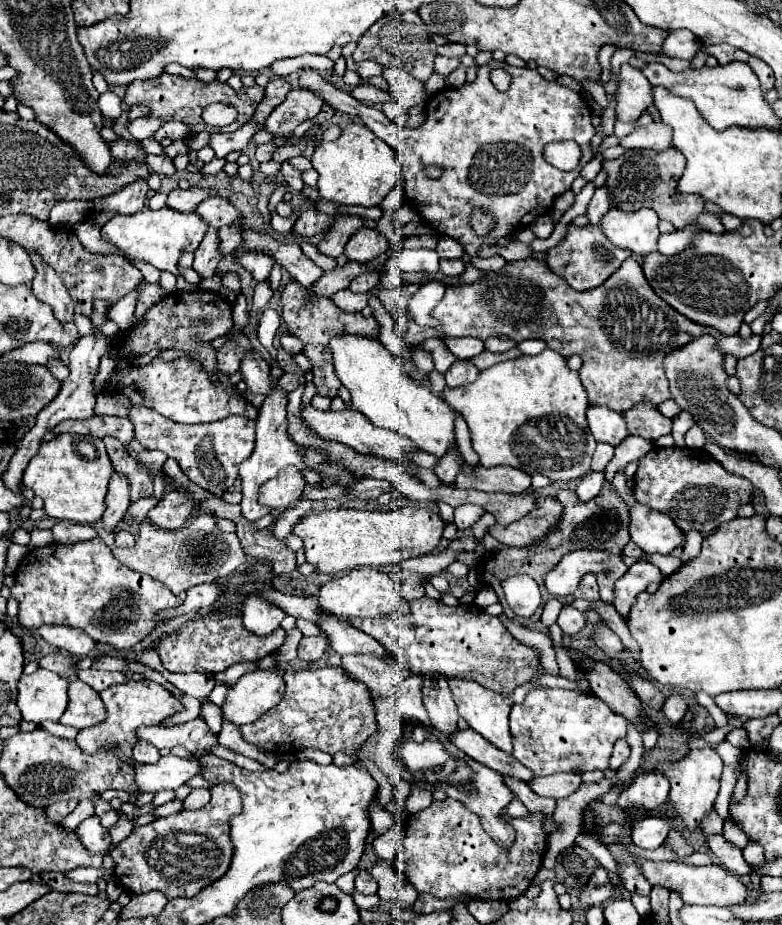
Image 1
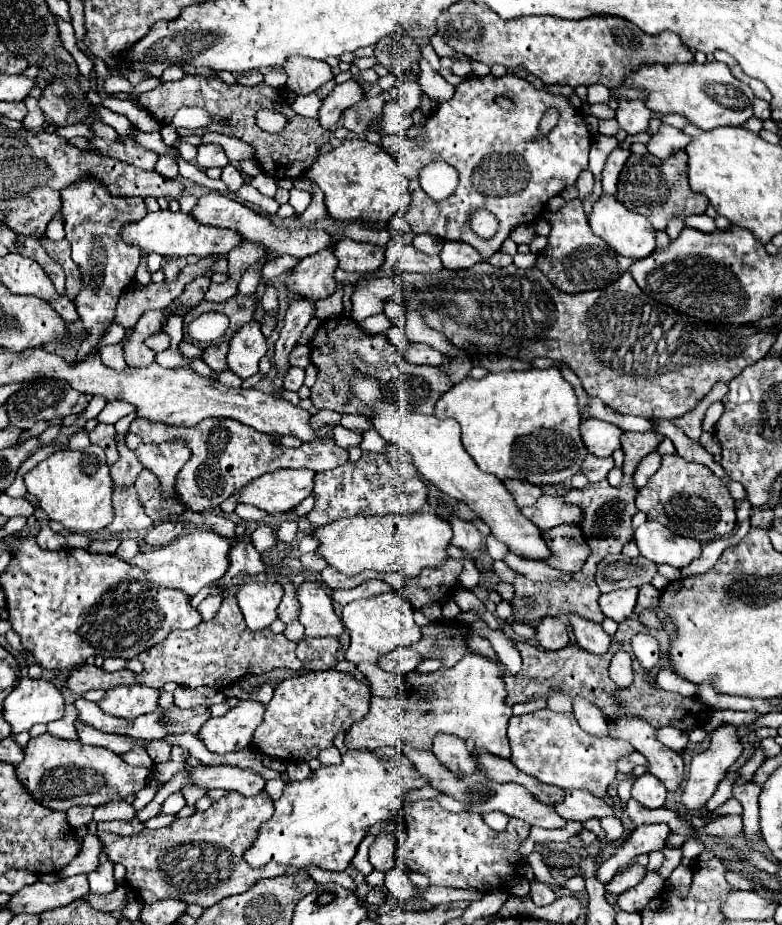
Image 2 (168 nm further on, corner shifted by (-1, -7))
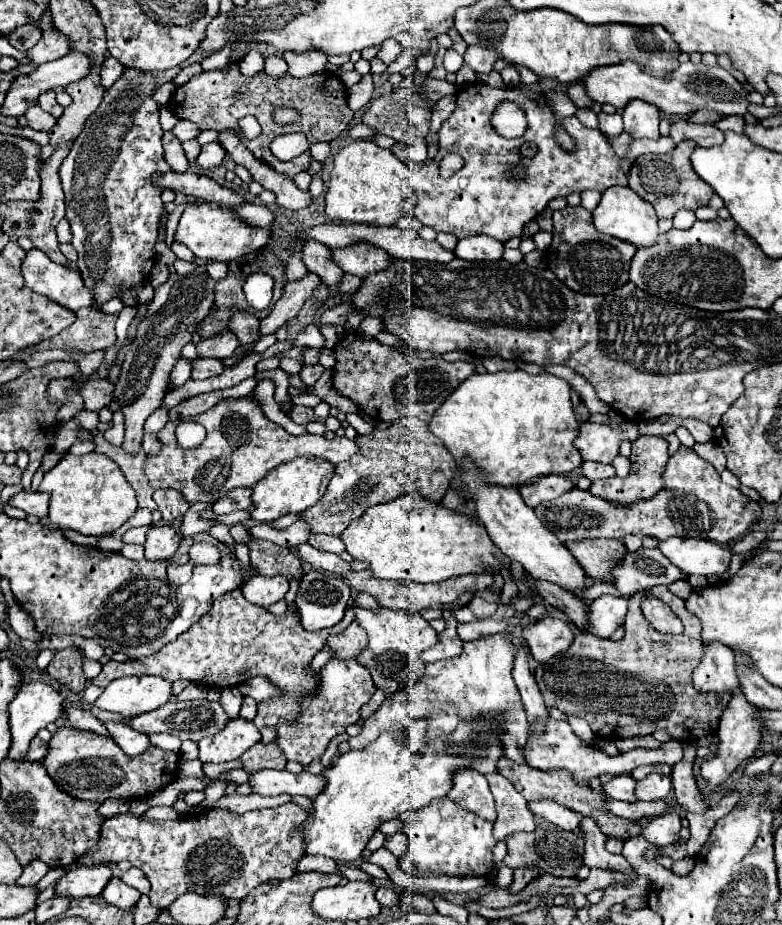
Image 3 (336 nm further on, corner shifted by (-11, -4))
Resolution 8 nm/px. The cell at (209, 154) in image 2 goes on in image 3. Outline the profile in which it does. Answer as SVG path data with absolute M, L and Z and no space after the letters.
M212 142L212 144L202 146L202 152L196 158L196 162L198 162L200 168L214 168L214 166L220 166L222 164L224 156L226 156L224 148L218 142Z

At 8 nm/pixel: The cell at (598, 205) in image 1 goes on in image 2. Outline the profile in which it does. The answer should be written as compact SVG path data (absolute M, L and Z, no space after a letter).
M614 149L604 165L602 171L602 187L604 187L604 195L614 195L616 193L616 183L618 183L618 175L622 171L622 165L626 163L626 159L630 157L628 149Z

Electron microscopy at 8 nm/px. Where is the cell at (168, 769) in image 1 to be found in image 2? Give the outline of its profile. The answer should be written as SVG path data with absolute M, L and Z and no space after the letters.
M226 765L190 767L188 777L192 779L192 785L196 785L196 787L238 791L238 793L242 793L246 797L260 793L264 789L264 785L266 785L266 781L258 773L238 769L238 767L226 767Z

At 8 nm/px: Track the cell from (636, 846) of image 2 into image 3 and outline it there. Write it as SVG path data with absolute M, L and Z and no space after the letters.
M666 812L658 818L652 818L646 824L642 836L656 846L668 846L668 844L674 844L678 840L680 828L682 828L680 816L676 812Z

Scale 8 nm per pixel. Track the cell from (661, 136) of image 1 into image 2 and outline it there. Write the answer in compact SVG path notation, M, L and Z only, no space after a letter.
M660 125L658 133L650 135L646 149L656 157L666 159L672 153L676 153L678 149L684 149L688 143L690 143L690 137L686 133L682 133L680 129L674 129L672 125Z

